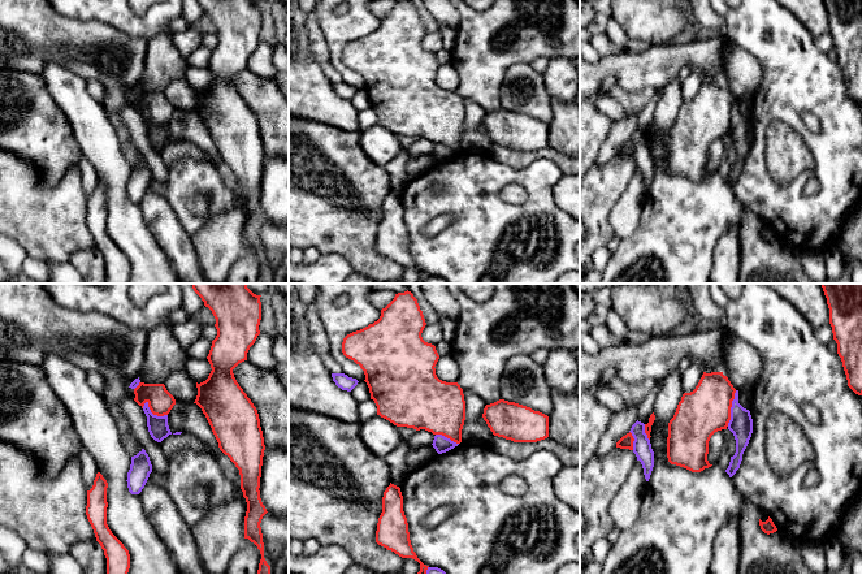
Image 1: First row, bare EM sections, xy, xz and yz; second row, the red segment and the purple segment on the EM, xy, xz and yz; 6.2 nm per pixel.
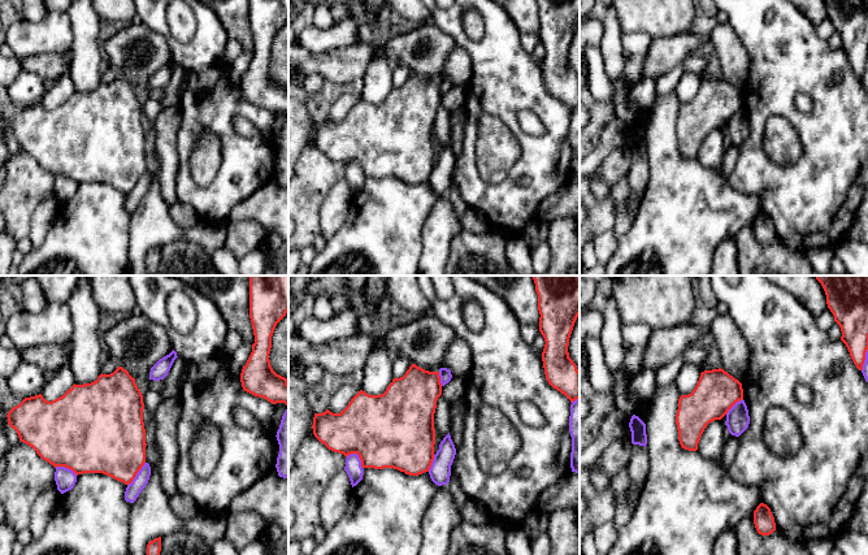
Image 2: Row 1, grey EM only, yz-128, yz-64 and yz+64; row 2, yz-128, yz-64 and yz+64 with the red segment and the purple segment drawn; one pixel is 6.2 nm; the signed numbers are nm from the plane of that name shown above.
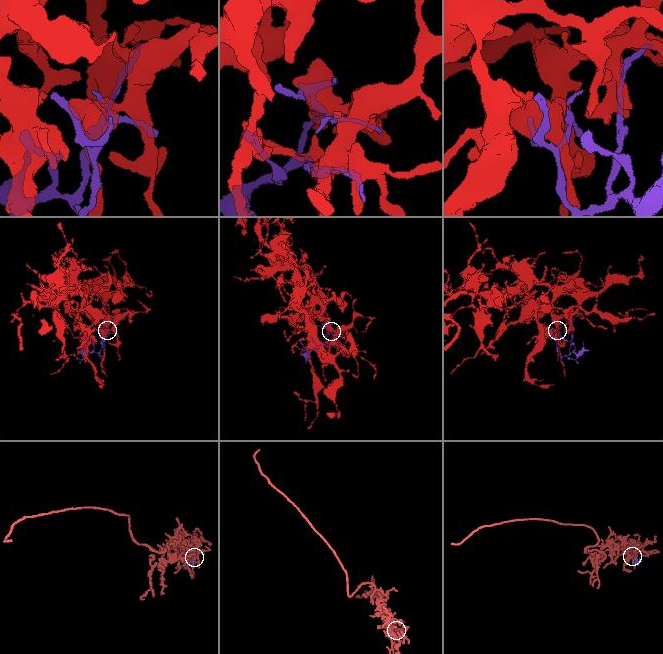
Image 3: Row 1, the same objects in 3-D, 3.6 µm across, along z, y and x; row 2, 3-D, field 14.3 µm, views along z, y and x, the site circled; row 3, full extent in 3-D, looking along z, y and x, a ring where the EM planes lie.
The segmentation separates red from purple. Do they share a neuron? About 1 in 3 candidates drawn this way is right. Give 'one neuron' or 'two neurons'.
two neurons

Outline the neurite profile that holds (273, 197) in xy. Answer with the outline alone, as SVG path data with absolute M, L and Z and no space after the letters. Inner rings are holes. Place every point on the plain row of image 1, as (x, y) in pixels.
M282 156L264 159L259 199L269 222L289 224L289 159Z

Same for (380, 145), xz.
M374 124L360 131L359 144L364 154L378 167L384 167L404 148L397 134Z

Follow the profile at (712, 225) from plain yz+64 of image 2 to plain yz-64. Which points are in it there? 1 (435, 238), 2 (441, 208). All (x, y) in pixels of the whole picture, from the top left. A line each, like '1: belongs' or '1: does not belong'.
1: does not belong
2: does not belong

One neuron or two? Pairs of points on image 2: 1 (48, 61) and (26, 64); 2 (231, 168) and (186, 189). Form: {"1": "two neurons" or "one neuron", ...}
{"1": "one neuron", "2": "one neuron"}

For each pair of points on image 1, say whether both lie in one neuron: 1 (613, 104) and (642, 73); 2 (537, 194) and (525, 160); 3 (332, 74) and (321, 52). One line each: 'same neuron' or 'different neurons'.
1: different neurons
2: different neurons
3: same neuron

